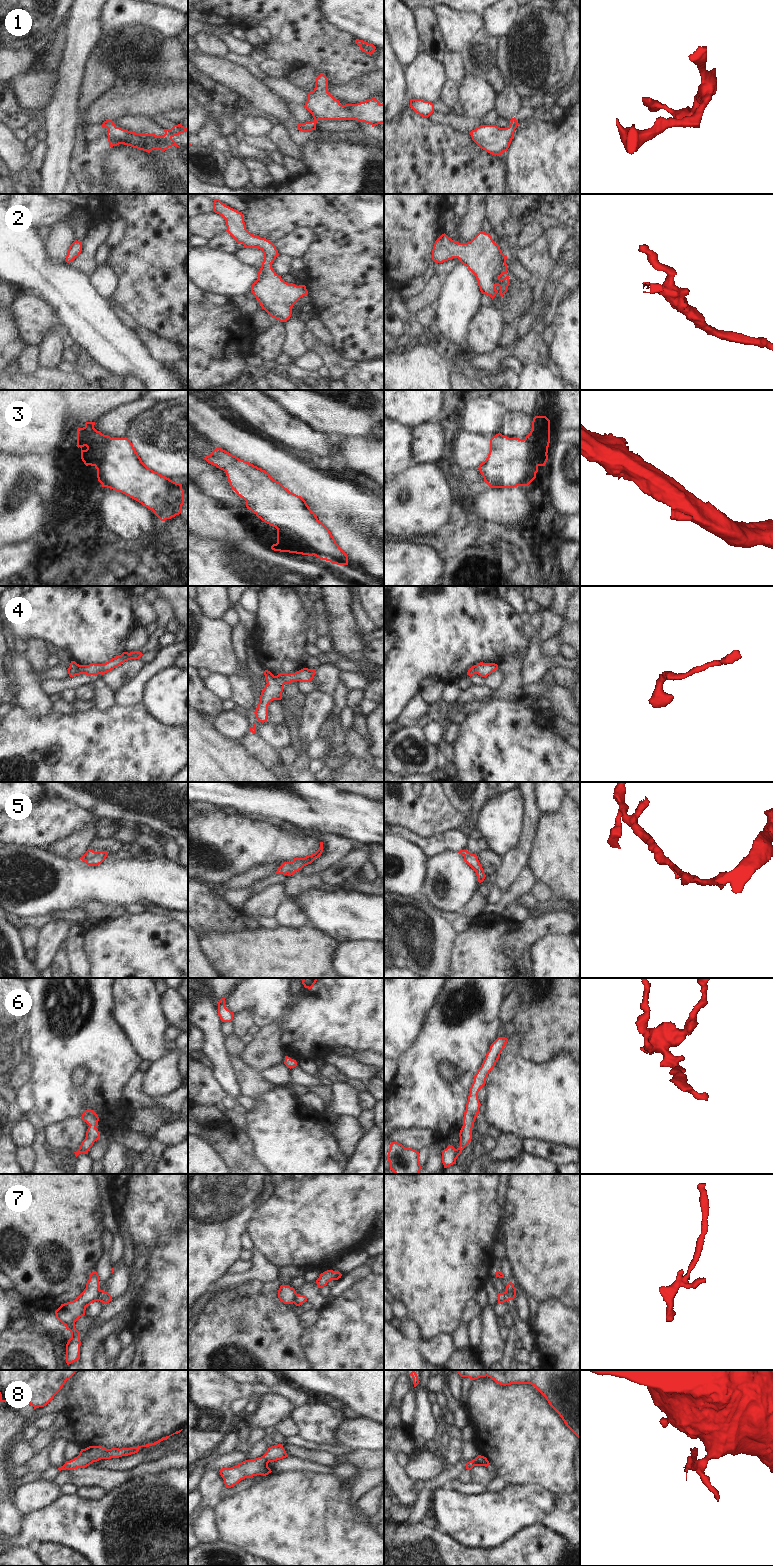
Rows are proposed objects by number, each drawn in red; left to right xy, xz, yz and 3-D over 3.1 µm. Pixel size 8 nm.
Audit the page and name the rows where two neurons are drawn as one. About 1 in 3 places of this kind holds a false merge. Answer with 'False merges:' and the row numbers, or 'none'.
False merges: 7

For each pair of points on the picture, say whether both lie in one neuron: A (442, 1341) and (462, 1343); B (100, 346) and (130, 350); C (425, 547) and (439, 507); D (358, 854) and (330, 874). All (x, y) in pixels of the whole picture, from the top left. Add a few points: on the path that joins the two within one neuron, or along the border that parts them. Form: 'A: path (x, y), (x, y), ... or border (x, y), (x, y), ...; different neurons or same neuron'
A: border (452, 1334), (454, 1350); different neurons
B: path (107, 346), (123, 350); same neuron
C: border (418, 538), (431, 540); different neurons
D: path (352, 862), (338, 875); same neuron

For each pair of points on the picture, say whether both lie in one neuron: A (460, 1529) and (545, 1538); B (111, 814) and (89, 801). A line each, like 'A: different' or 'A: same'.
A: different
B: same

